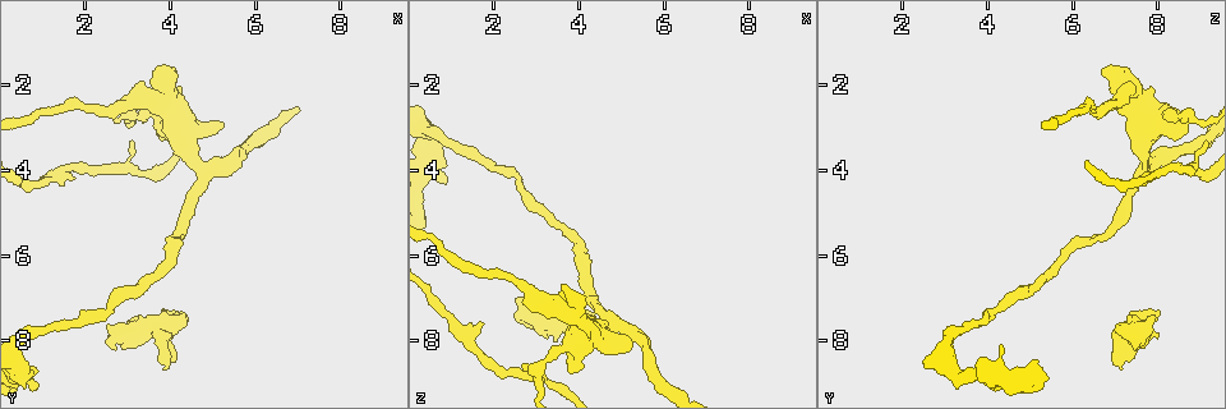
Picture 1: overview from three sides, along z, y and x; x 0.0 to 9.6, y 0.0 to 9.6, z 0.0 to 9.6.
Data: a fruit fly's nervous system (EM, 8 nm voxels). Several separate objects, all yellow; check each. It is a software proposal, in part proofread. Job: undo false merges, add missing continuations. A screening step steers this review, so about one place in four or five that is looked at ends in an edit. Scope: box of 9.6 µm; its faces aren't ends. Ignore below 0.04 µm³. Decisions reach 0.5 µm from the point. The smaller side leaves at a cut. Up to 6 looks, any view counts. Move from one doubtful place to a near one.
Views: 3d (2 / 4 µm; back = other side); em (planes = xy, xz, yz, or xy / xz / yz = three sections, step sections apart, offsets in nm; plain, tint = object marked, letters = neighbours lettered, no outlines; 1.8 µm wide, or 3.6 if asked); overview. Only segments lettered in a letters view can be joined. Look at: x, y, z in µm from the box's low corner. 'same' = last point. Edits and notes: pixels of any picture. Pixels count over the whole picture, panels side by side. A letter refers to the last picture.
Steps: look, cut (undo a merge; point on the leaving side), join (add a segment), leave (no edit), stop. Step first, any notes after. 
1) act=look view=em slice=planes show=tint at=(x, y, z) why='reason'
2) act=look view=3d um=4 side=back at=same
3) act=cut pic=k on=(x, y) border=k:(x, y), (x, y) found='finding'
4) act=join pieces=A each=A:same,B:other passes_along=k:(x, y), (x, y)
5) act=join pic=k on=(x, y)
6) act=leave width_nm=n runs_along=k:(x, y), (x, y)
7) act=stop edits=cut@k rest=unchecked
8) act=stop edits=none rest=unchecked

act=look view=em slice=planes show=letters at=(0.90, 8.70, 3.85) why='free end'

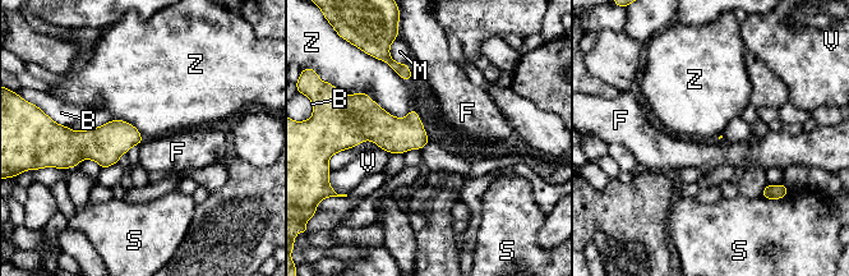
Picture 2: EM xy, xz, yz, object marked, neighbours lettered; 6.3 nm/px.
act=leave each=B:other,F:other,M:other,S:other,V:other,Z:other border=2:(350, 93), (414, 109), (429, 141) found='no lettered segment goes on from it'

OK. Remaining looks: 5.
act=look view=3d um=4 at=(3.10, 3.40, 9.20) why='an open end'

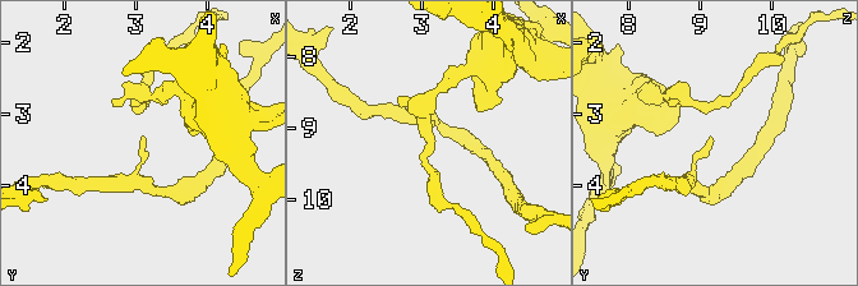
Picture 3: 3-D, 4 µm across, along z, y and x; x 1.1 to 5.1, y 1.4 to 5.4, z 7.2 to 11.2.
act=look view=em slice=yz step=4 show=letters at=(3.10, 3.35, 9.15)

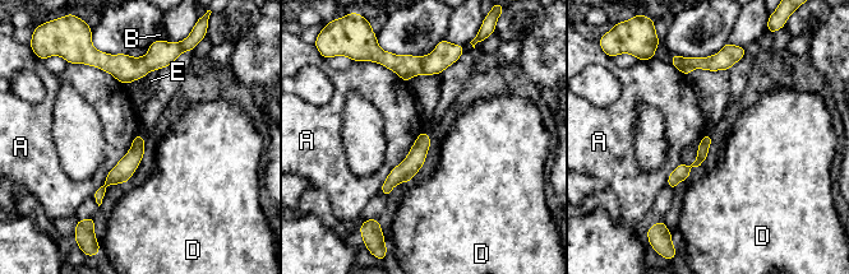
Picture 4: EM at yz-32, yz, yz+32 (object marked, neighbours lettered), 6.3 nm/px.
act=leave each=A:other,B:other,D:other,E:other runs_along=4:(138, 138), (135, 154), (98, 199) found='none of them fits'

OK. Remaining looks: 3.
act=look view=em slice=xy step=8 show=tint at=(1.70, 4.25, 7.55) why='branch stops here'

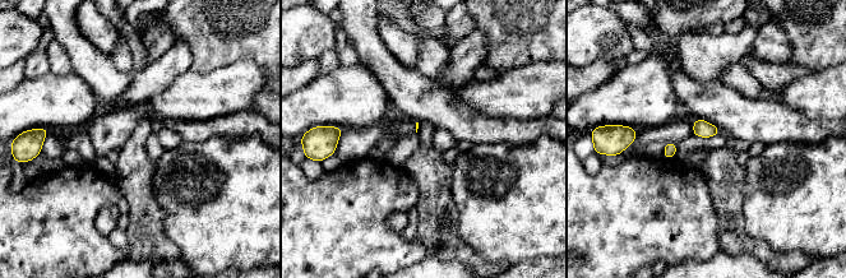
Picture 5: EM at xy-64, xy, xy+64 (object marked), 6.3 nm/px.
act=look view=em slice=planes show=letters at=same why='cut it another way'

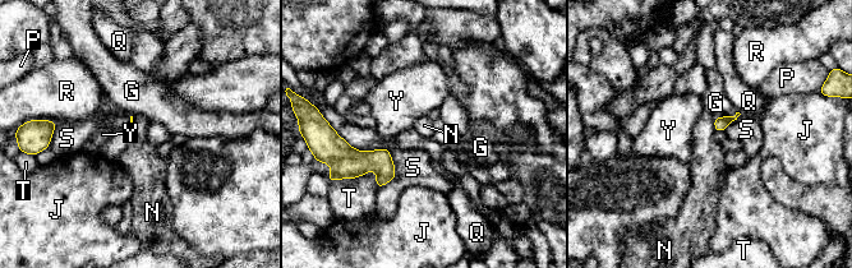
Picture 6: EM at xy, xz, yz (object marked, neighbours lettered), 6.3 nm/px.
act=leave each=G:other,J:other,N:other,P:other,Q:other,R:other,S:other,T:other,Y:other border=6:(713, 118), (713, 128), (715, 130) found='none of them fits'

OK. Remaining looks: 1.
act=stop edits=none rest=unchecked

